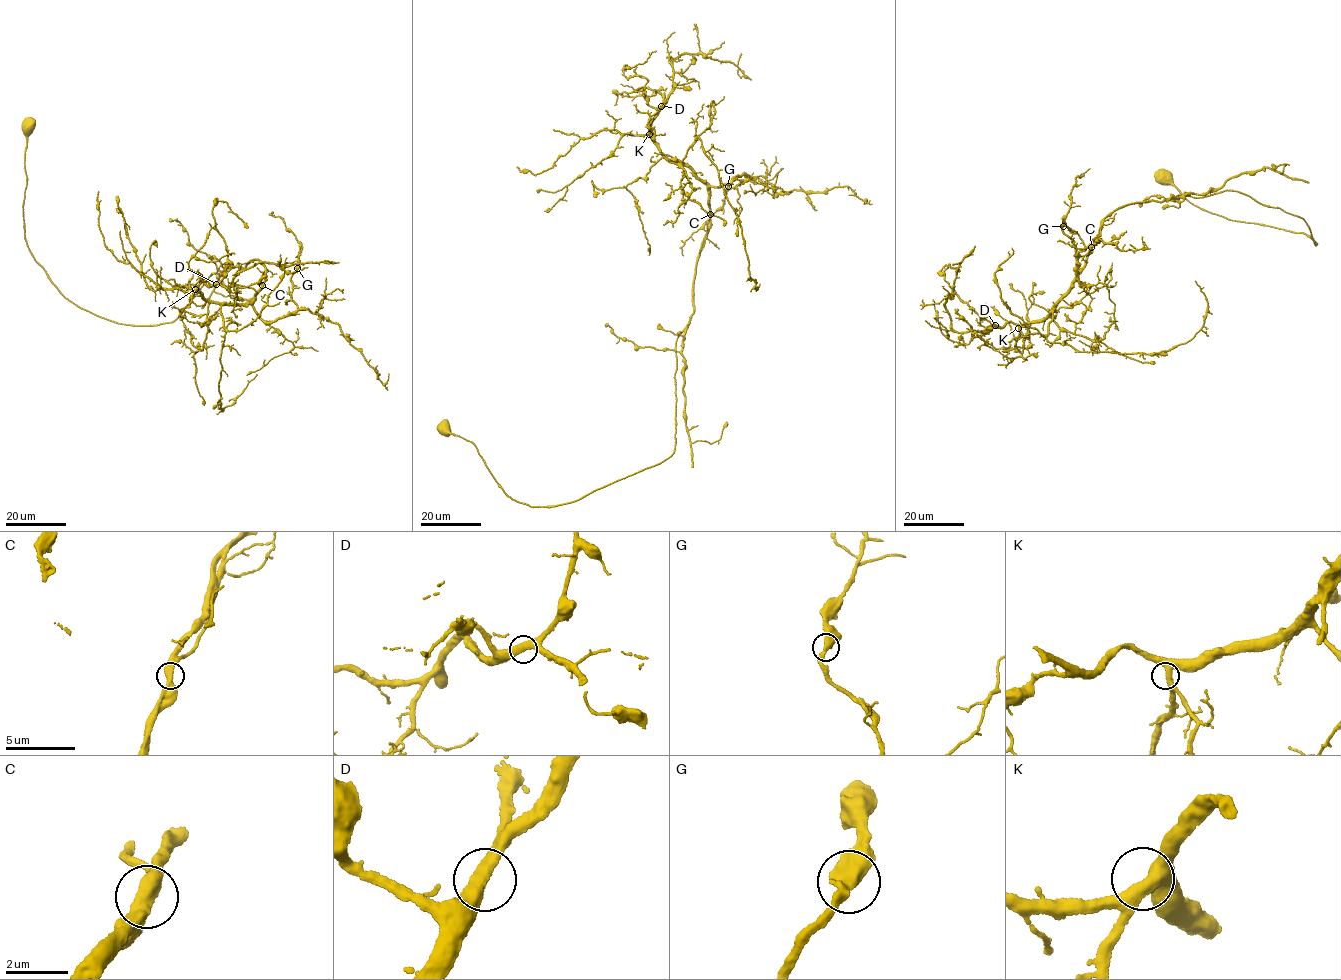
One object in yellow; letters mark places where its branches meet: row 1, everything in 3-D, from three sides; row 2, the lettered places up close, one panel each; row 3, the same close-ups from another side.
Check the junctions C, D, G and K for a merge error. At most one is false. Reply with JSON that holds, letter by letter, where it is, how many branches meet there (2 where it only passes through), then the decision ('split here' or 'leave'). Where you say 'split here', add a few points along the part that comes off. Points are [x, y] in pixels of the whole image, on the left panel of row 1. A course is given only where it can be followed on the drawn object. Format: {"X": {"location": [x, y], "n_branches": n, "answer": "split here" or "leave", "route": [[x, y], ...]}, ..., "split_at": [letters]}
{"C": {"location": [262, 285], "n_branches": 2, "answer": "leave"}, "D": {"location": [216, 284], "n_branches": 2, "answer": "leave"}, "G": {"location": [297, 268], "n_branches": 2, "answer": "leave"}, "K": {"location": [195, 289], "n_branches": 2, "answer": "leave"}, "split_at": []}

